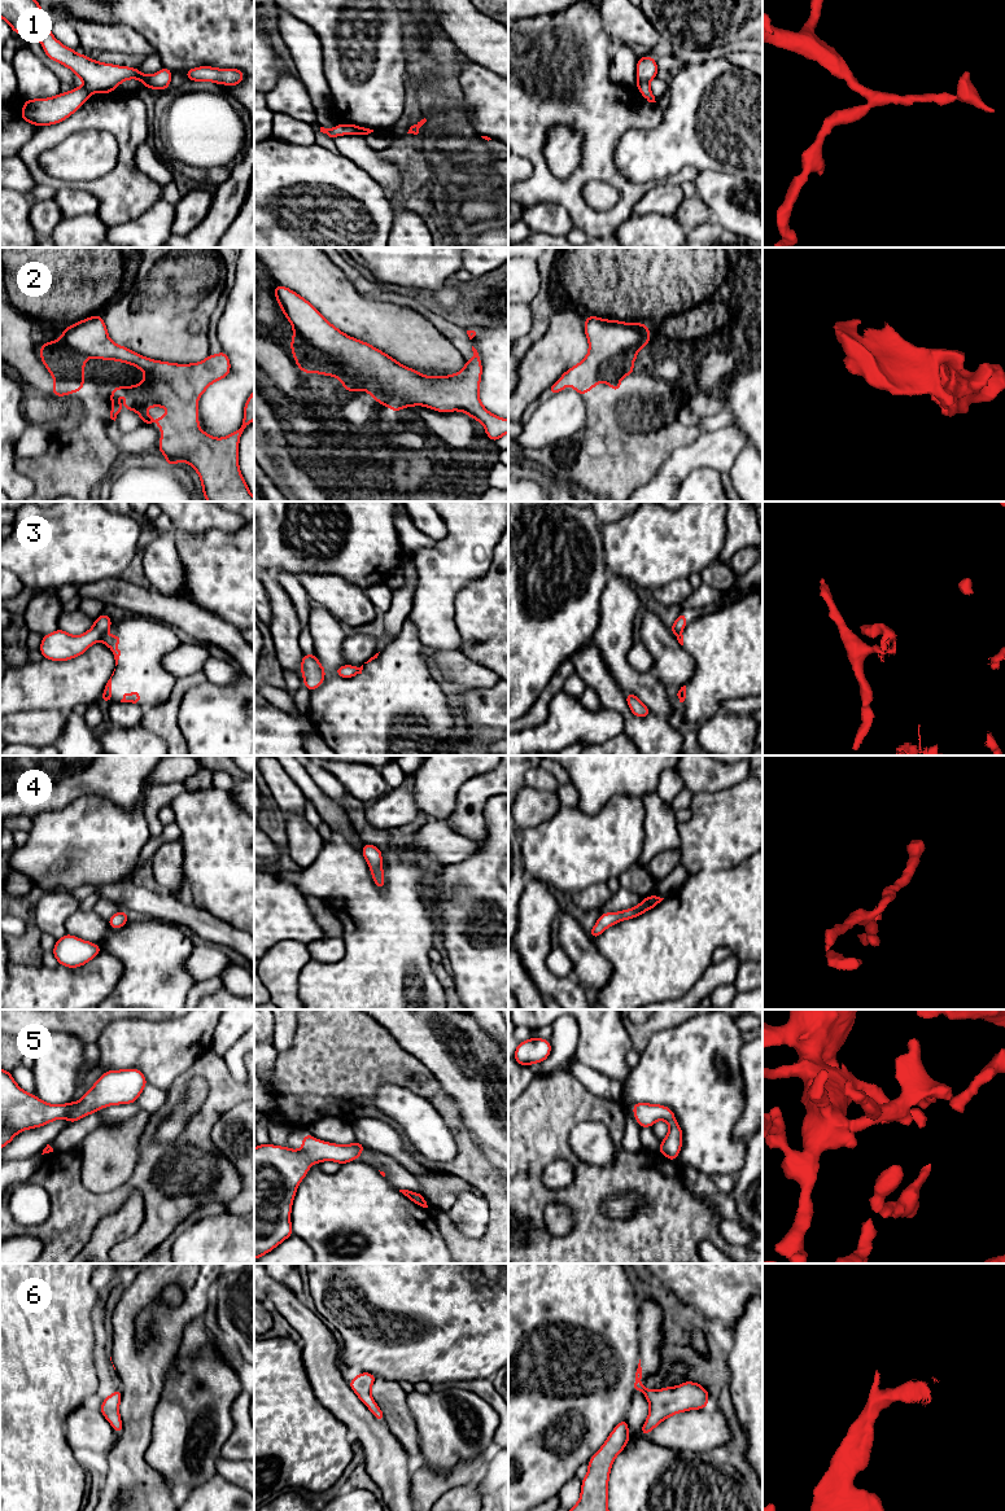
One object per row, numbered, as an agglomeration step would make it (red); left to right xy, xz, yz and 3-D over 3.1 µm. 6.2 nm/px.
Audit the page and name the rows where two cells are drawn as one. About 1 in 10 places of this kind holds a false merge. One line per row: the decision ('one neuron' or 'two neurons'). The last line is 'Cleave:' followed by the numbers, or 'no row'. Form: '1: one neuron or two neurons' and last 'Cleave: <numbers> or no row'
1: one neuron
2: one neuron
3: two neurons
4: one neuron
5: one neuron
6: one neuron
Cleave: 3

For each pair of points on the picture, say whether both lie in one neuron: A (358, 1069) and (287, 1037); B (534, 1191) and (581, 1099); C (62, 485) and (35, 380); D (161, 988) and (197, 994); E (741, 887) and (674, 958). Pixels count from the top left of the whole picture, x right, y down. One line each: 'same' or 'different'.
A: different
B: same
C: same
D: different
E: same

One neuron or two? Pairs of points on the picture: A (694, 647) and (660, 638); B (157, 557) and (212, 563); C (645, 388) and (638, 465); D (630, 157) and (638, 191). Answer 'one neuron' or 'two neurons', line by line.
A: two neurons
B: two neurons
C: one neuron
D: two neurons

